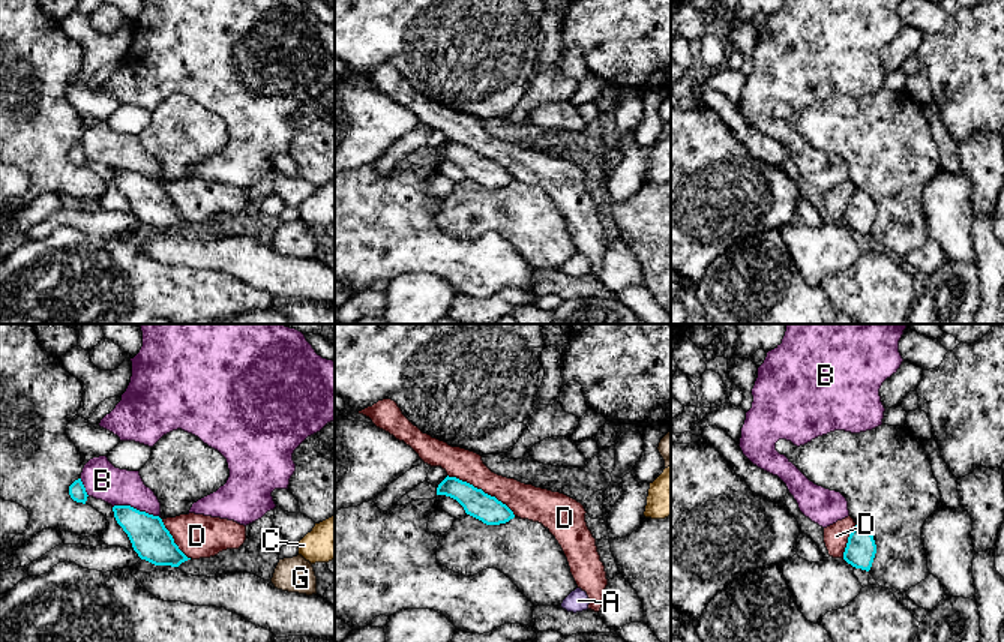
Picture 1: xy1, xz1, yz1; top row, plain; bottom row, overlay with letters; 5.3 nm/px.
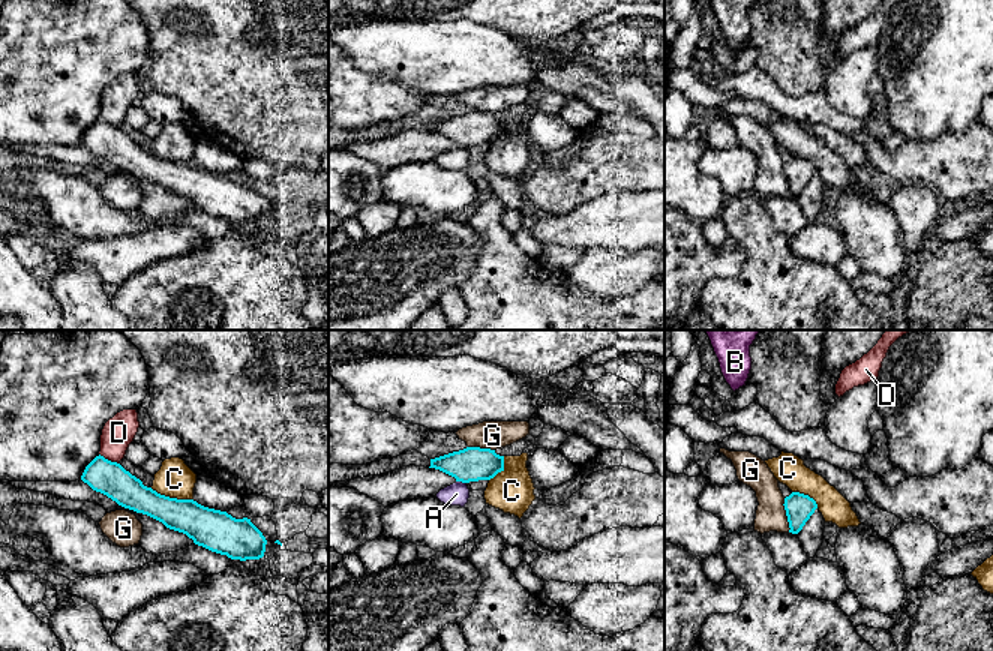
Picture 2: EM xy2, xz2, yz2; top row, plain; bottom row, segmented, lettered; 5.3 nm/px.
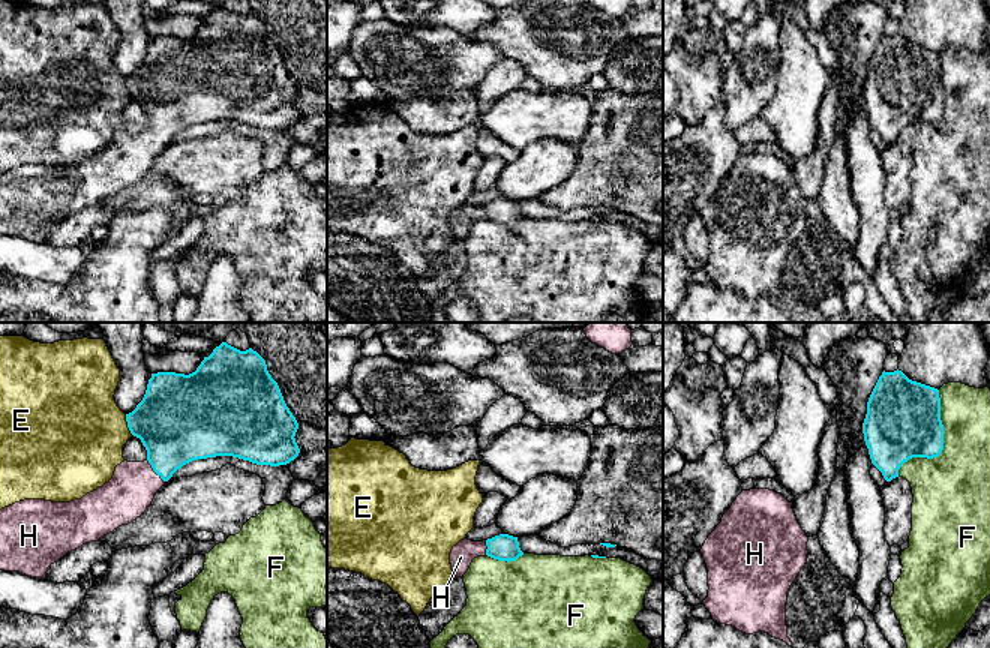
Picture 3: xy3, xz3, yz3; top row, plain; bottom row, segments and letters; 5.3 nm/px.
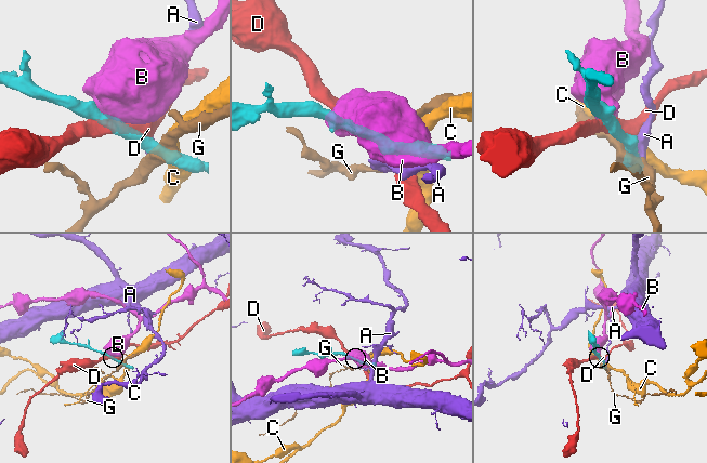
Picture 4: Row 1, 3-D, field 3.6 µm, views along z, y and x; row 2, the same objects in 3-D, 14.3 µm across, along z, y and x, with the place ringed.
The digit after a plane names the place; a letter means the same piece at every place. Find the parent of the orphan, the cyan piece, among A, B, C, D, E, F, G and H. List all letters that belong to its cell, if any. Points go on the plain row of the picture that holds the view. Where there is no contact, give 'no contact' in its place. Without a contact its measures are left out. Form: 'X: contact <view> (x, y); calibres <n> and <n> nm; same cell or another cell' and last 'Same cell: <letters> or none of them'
A: contact xz2 (461, 144); calibres 190 and 120 nm; another cell
B: contact xy1 (135, 173); calibres 200 and 200 nm; another cell
C: contact xy2 (171, 162); calibres 200 and 200 nm; another cell
D: contact xz1 (480, 153); calibres 150 and 180 nm; another cell
E: contact xy3 (128, 89); calibres 420 and 460 nm; another cell
F: contact yz3 (942, 110); calibres 400 and 400 nm; another cell
G: contact yz2 (786, 179); calibres 150 and 160 nm; another cell
H: contact xy3 (153, 134); calibres 380 and 240 nm; same cell
Same cell: H

